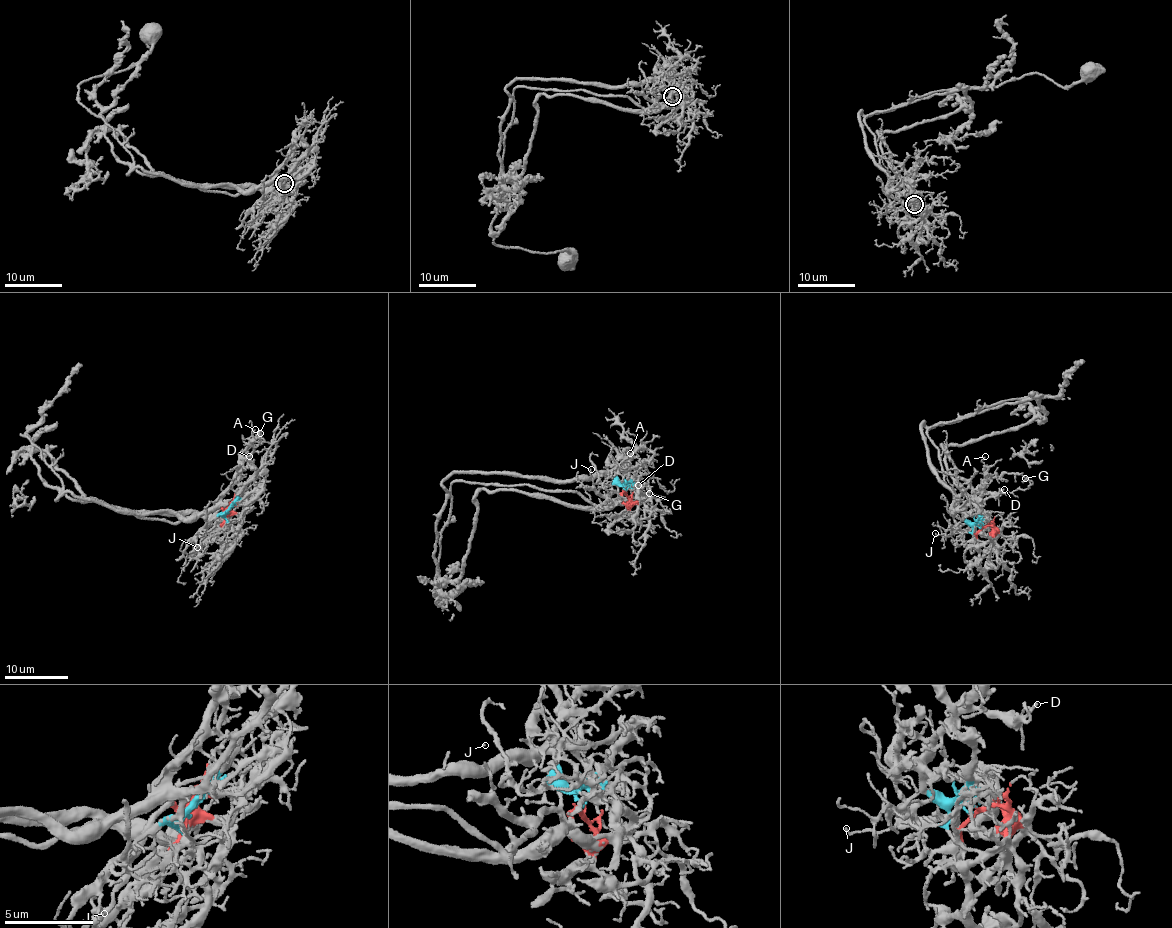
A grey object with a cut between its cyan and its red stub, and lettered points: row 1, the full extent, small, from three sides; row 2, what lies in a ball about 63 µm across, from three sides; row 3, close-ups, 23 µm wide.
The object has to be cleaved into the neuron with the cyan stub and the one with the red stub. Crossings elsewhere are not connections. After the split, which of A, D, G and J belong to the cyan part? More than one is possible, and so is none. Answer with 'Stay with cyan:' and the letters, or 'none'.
Stay with cyan: A, D, G

